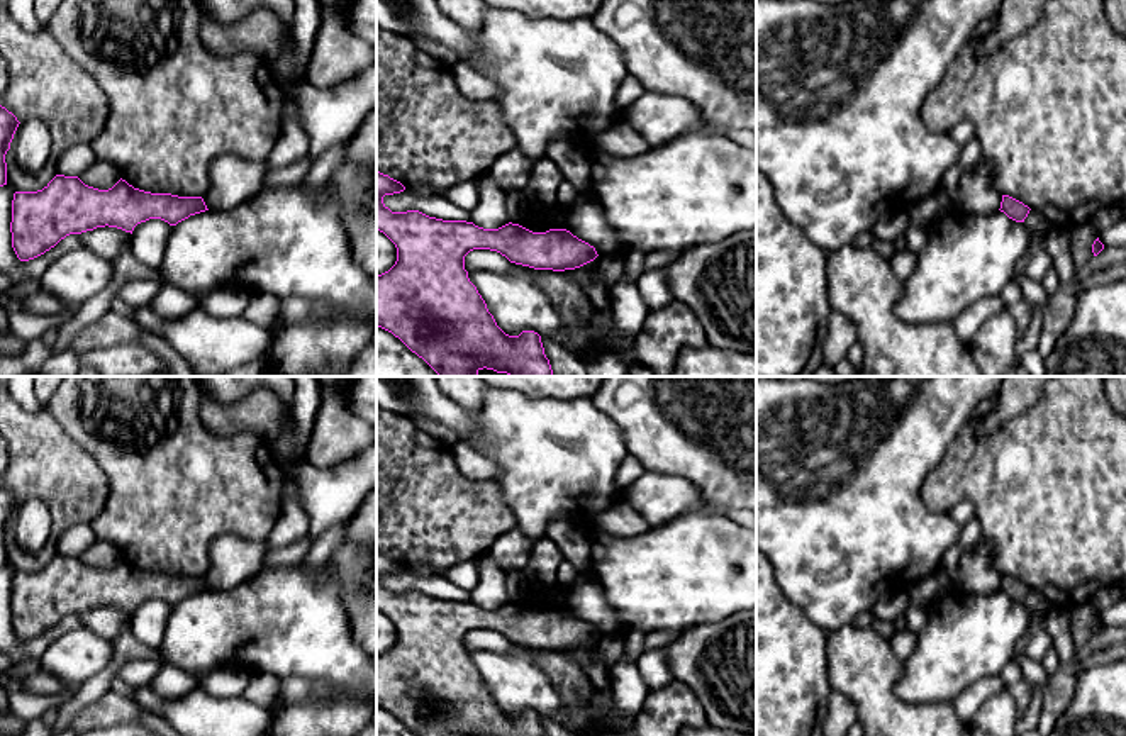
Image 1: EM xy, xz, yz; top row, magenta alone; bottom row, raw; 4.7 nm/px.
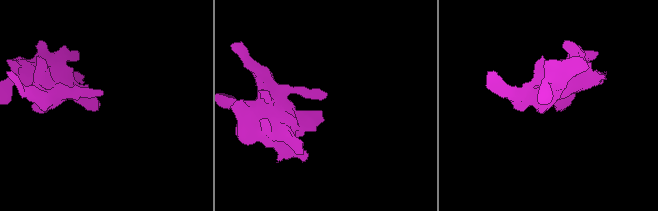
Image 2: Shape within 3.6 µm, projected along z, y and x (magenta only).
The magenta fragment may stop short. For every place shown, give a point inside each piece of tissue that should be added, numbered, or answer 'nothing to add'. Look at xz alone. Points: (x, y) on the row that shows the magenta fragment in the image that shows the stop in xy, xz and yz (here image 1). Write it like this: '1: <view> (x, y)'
nothing to add

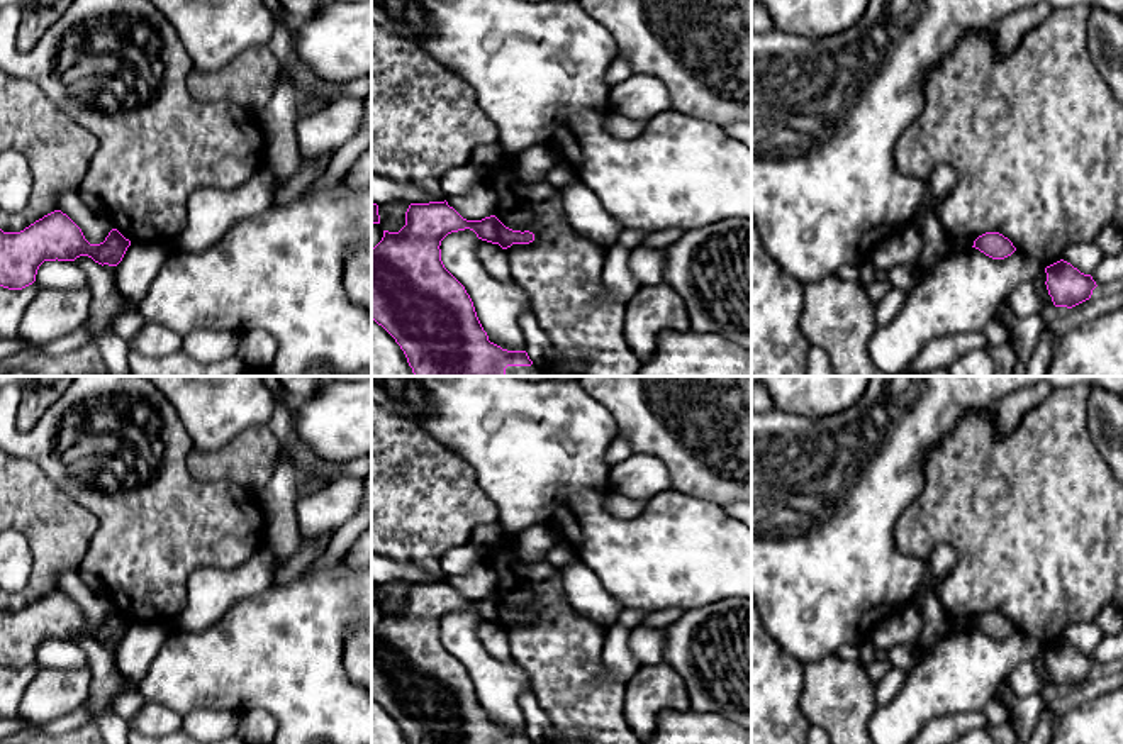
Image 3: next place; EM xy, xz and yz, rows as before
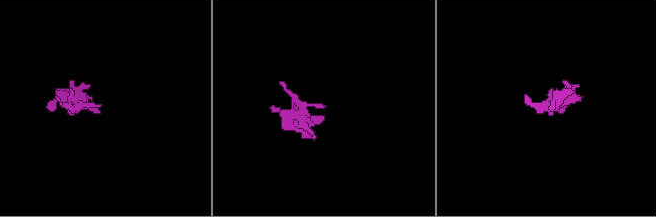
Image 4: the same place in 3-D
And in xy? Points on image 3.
nothing to add

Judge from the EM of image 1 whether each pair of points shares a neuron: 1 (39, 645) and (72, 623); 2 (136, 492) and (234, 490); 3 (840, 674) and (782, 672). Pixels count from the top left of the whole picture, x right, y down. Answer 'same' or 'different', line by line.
1: same
2: same
3: different

